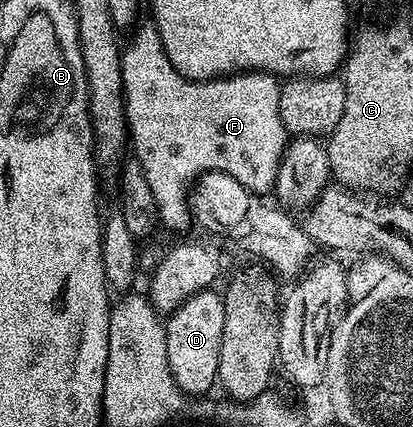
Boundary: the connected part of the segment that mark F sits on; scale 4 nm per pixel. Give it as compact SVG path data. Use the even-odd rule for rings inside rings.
M153 23L141 25L133 30L130 42L125 42L121 50L123 97L128 141L132 147L134 144L133 154L144 167L148 187L152 187L159 222L170 229L182 229L191 224L191 186L206 172L226 172L251 191L273 190L288 144L286 124L280 119L279 78L261 71L239 71L213 77L211 81L193 81L172 67L157 27Z

